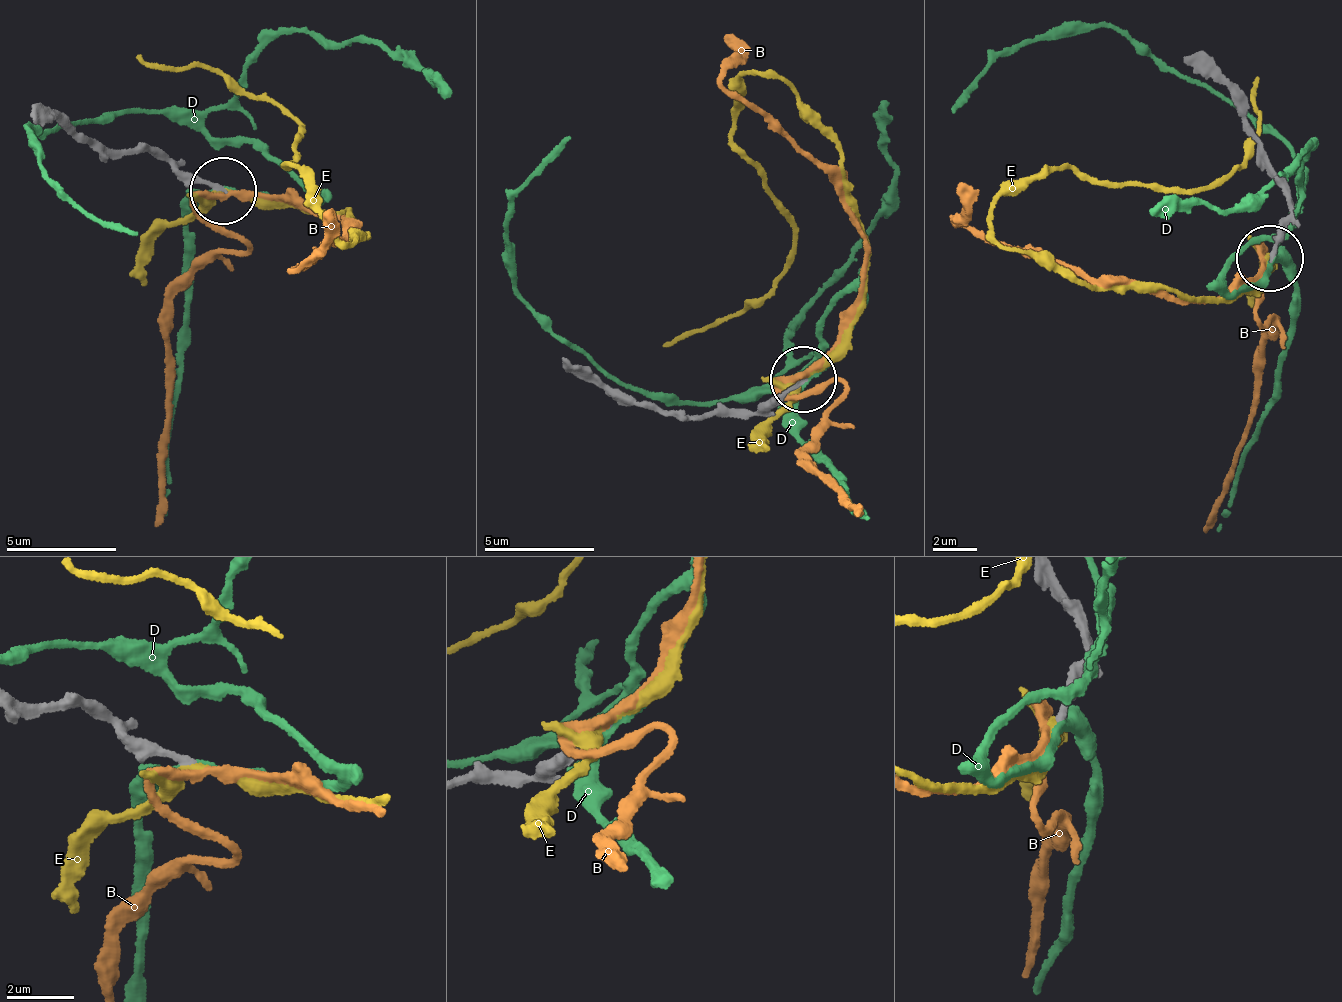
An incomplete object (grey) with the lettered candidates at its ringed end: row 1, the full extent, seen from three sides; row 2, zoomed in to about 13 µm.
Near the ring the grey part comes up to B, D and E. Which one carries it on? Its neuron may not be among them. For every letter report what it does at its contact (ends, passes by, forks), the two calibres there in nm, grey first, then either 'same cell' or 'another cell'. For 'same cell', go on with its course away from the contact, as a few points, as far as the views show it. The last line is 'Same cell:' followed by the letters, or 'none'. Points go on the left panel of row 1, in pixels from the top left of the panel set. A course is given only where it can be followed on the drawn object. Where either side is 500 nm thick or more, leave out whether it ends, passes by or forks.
B: it passes by; calibres 200 and 240 nm; same cell; course (220, 188), (307, 210), (345, 225), (340, 225), (351, 237), (301, 271), (292, 266), (327, 236), (324, 215)
D: it passes by; calibres 240 and 260 nm; another cell
E: it forks; calibres 240 and 280 nm; another cell
Same cell: B

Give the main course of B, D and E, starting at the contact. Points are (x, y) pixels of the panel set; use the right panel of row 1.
B: (1273, 256), (1225, 296), (1163, 300), (1131, 283), (1106, 288), (982, 240), (960, 221), (963, 208), (956, 182)
D: (1271, 253), (1222, 285), (1283, 234), (1296, 165), (1111, 26), (990, 55), (955, 114)
E: (1271, 253), (1249, 288), (1180, 299), (1077, 287), (992, 228), (1072, 165), (1227, 182), (1256, 75)

